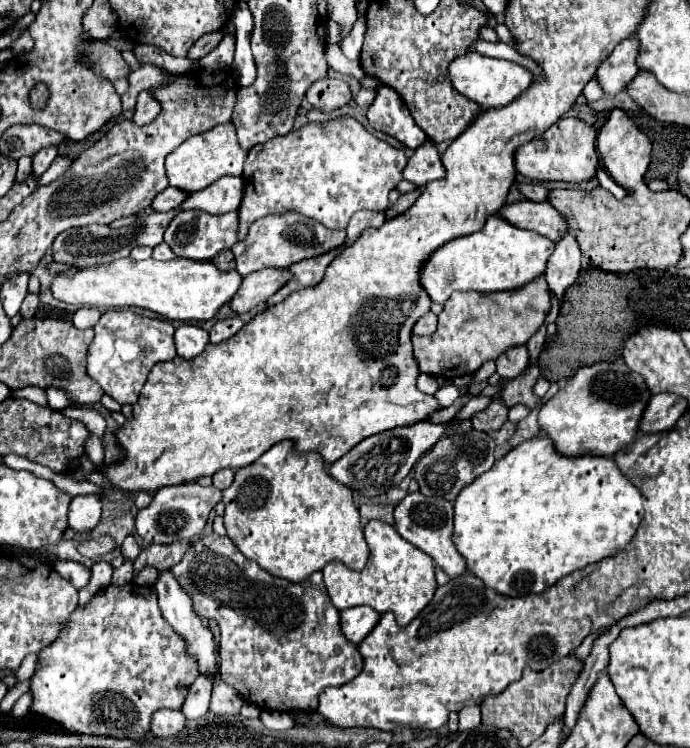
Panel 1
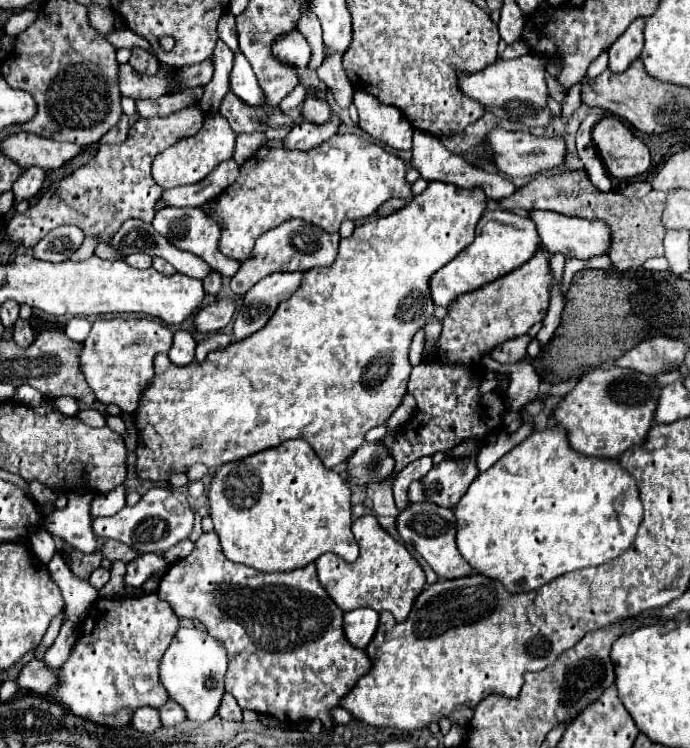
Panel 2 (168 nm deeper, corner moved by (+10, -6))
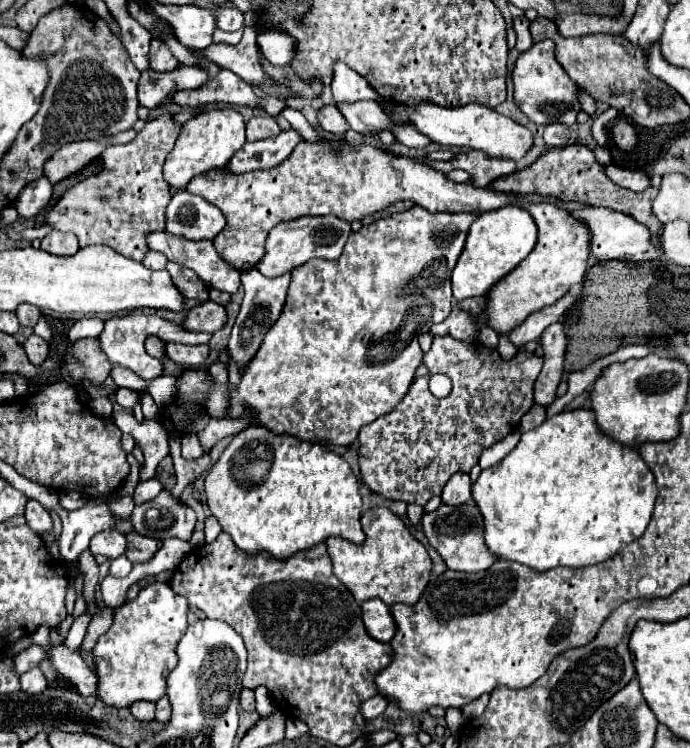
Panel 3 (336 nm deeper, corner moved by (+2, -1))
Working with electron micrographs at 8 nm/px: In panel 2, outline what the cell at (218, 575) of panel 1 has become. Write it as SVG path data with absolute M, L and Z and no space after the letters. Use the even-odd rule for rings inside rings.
M208 532L198 538L194 552L188 558L168 566L160 580L158 596L170 604L178 618L200 620L210 636L224 644L228 652L224 688L236 698L242 710L250 708L284 724L320 718L324 730L330 730L330 710L338 706L340 698L370 670L366 652L346 642L342 632L344 614L334 606L330 596L326 596L314 564L298 568L296 572L262 574L254 568L226 560L216 532Z

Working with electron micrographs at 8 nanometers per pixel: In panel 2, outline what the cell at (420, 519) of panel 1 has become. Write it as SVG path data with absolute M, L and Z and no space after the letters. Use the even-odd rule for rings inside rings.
M412 502L396 516L396 530L402 542L412 544L414 550L430 564L430 568L442 580L462 578L472 572L472 568L466 564L466 560L462 560L456 548L456 524L454 524L454 512L450 508L442 508L430 502Z

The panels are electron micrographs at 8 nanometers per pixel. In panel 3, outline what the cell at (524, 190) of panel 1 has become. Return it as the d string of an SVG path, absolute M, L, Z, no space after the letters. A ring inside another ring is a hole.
M470 151L470 155L460 153L452 161L432 161L434 169L448 173L452 169L464 169L472 175L472 183L478 187L488 187L500 175L510 175L516 171L516 163L512 159L490 157L484 151Z

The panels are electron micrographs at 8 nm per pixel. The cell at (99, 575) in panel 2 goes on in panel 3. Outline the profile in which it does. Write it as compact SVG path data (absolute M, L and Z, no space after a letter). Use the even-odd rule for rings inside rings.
M124 555L118 557L118 559L114 559L112 565L110 565L110 575L114 575L114 577L126 577L130 571L132 571L132 563Z

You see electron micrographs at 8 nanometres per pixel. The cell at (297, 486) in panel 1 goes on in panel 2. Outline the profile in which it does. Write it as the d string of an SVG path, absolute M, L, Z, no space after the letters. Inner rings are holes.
M286 440L278 448L268 448L258 456L238 460L238 464L224 464L212 478L208 498L214 532L220 536L222 552L230 562L256 568L258 572L292 572L326 552L346 562L356 562L358 558L358 542L350 530L350 488L340 474L322 466L316 452L304 440Z

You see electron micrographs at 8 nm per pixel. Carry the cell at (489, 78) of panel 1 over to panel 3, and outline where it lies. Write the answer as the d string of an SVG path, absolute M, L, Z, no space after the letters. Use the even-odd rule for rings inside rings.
M542 41L532 45L526 53L522 53L514 65L514 101L516 105L538 125L550 125L550 123L562 123L562 125L574 125L576 115L580 113L580 101L578 93L582 91L562 69L562 65L554 57L554 43Z

